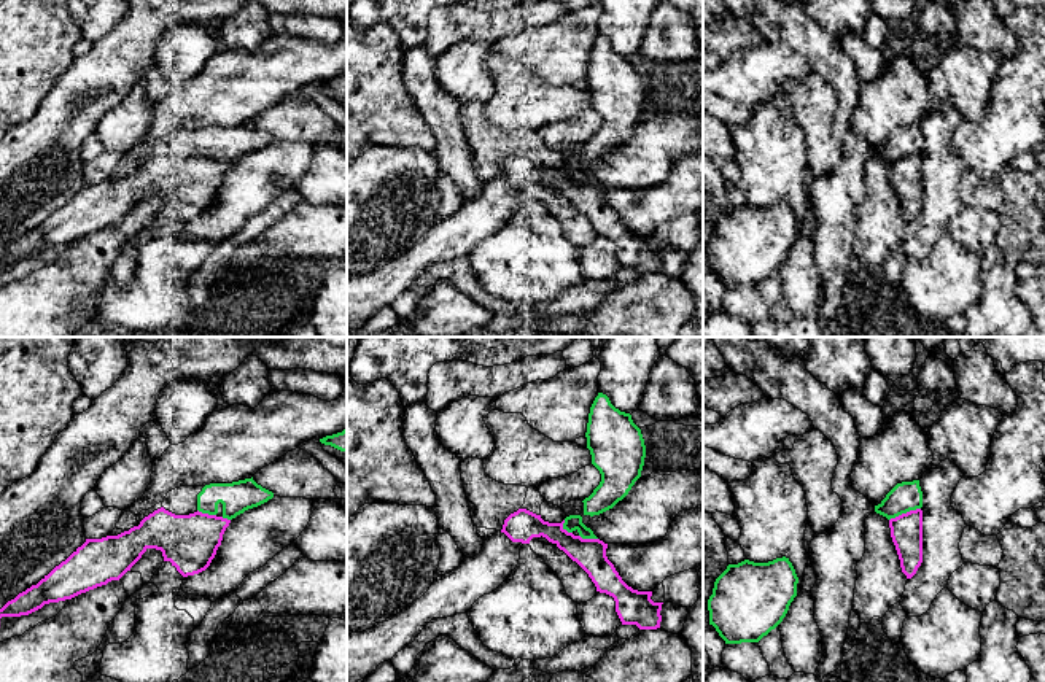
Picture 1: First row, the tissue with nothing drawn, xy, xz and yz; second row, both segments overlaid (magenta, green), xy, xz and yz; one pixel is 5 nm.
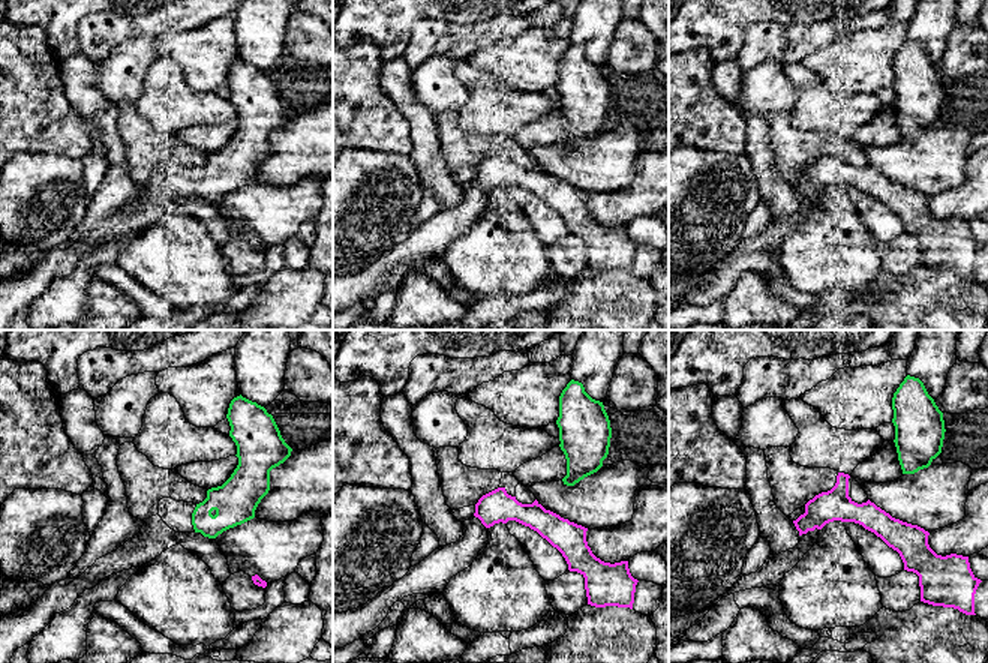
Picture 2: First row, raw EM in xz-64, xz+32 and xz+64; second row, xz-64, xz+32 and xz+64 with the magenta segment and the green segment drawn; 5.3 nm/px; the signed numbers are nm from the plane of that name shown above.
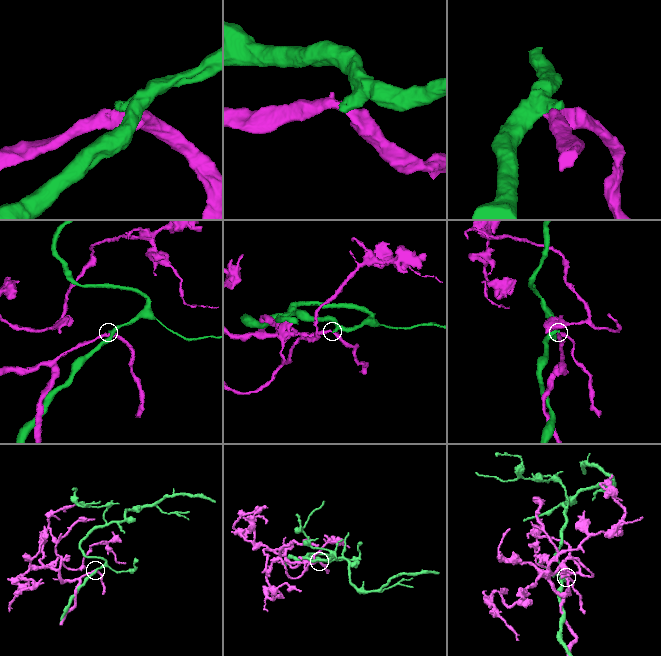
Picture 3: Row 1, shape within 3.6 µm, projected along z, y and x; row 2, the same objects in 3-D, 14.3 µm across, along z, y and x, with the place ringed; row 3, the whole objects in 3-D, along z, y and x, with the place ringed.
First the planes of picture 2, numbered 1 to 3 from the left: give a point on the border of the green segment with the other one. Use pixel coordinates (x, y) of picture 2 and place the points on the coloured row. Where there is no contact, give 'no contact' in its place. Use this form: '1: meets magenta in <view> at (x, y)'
1: no contact
2: no contact
3: no contact

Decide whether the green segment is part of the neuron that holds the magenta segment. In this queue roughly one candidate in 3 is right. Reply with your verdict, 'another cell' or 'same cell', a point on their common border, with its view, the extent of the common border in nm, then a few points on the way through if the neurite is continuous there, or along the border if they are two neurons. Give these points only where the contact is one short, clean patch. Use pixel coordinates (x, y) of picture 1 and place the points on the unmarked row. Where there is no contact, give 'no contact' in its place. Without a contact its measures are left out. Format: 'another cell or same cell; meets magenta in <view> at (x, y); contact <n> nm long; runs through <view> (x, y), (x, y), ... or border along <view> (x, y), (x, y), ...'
another cell; meets magenta in yz at (904, 158); contact 170 nm long

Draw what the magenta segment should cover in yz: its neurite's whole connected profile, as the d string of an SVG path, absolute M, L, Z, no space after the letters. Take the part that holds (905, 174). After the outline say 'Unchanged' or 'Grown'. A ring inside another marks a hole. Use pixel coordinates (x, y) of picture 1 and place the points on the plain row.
M910 154L889 164L902 216L911 223L923 207L923 154Z. Unchanged

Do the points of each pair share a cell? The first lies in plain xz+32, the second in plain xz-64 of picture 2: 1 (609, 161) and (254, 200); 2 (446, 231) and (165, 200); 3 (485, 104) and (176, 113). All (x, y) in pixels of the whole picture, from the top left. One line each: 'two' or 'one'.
1: two
2: one
3: one

